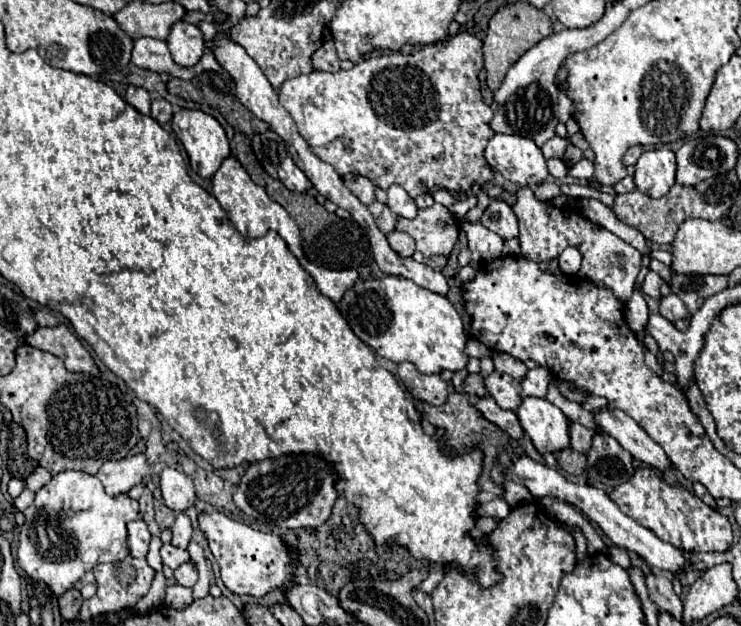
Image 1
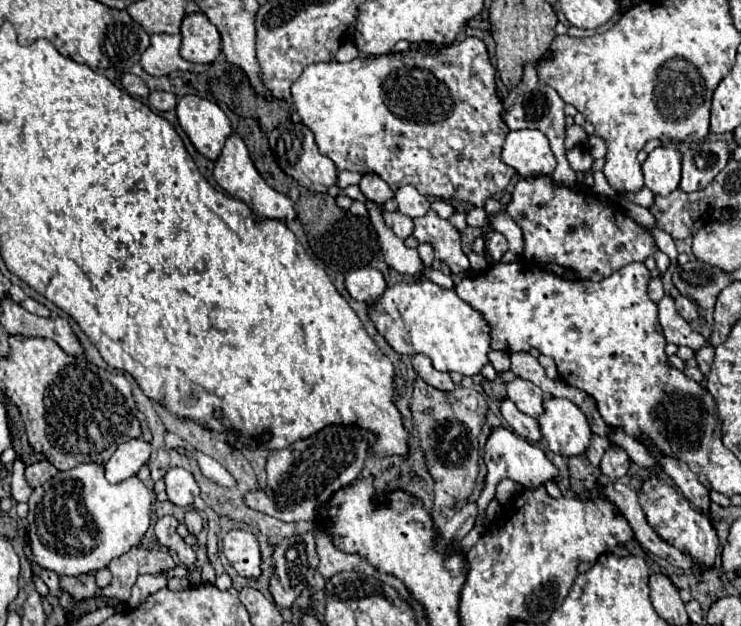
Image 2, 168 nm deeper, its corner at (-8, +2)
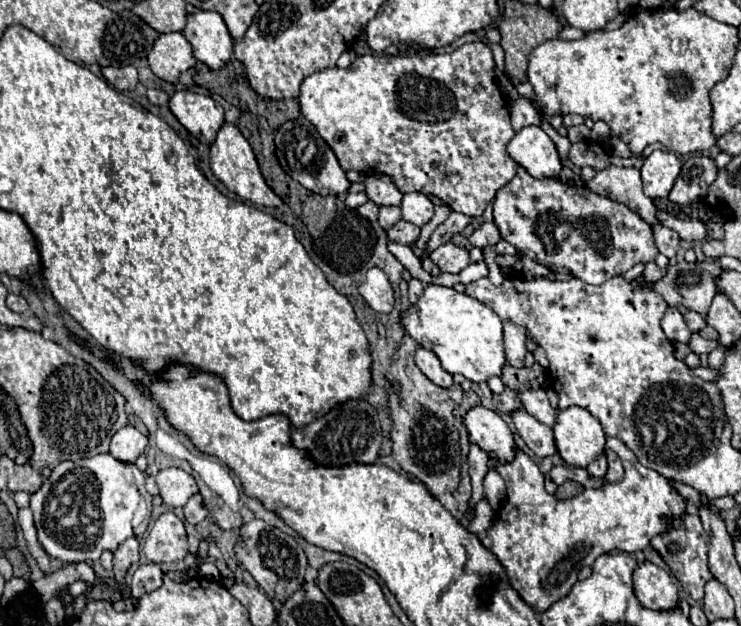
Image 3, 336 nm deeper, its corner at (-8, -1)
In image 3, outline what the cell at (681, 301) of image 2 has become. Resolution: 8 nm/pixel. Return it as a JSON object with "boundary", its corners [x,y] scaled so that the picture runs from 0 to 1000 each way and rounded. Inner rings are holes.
{"boundary":[[[928,498],[928,502],[923,505],[923,511],[926,511],[926,518],[928,518],[931,530],[945,530],[945,527],[953,521],[950,505],[945,505],[942,498]]]}

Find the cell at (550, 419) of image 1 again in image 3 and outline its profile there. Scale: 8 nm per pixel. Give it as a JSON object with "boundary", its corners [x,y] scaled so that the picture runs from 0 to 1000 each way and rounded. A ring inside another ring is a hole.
{"boundary":[[[769,649],[753,658],[753,674],[745,687],[753,725],[769,744],[791,748],[818,719],[818,693],[810,684],[810,671],[791,652]]]}

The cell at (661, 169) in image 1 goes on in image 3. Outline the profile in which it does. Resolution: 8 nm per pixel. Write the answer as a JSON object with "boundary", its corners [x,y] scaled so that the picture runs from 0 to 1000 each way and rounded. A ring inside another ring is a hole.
{"boundary":[[[883,240],[864,268],[869,310],[877,316],[899,316],[920,268],[920,256],[904,240]]]}

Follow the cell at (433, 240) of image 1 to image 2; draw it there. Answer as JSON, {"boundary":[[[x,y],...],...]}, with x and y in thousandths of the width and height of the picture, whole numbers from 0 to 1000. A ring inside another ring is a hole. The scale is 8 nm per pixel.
{"boundary":[[[580,334],[572,347],[559,350],[559,379],[570,388],[580,388],[588,414],[599,417],[610,436],[621,436],[634,427],[629,407],[621,398],[618,366],[605,350],[591,347],[588,337]]]}

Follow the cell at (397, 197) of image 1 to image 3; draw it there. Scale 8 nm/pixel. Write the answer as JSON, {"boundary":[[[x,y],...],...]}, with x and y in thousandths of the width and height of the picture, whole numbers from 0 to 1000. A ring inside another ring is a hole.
{"boundary":[[[567,307],[545,310],[543,348],[548,355],[556,355],[561,361],[572,361],[575,355],[580,355],[583,345],[586,345],[586,326],[580,323],[580,316],[575,310],[567,310]]]}

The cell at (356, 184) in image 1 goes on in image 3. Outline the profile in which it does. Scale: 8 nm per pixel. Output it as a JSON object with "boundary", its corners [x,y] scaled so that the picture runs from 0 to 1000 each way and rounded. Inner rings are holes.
{"boundary":[[[499,278],[491,284],[494,310],[502,323],[510,329],[540,329],[543,323],[543,307],[534,300],[526,281],[521,278]]]}

